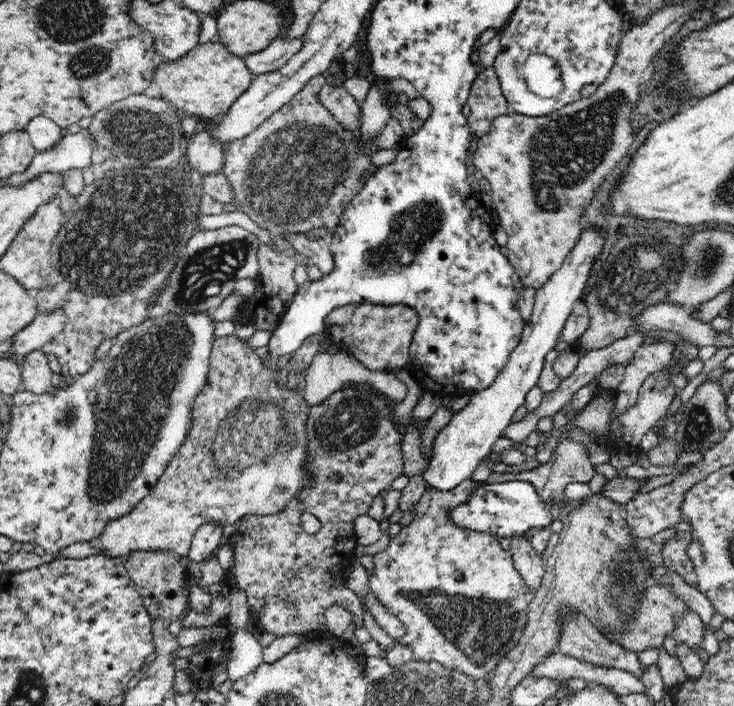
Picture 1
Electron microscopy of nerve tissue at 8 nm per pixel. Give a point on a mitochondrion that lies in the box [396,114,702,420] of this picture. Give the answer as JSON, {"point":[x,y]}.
{"point":[646,269]}

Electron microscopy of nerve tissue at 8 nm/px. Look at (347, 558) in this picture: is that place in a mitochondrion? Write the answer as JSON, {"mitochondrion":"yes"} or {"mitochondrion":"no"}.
{"mitochondrion":"no"}

